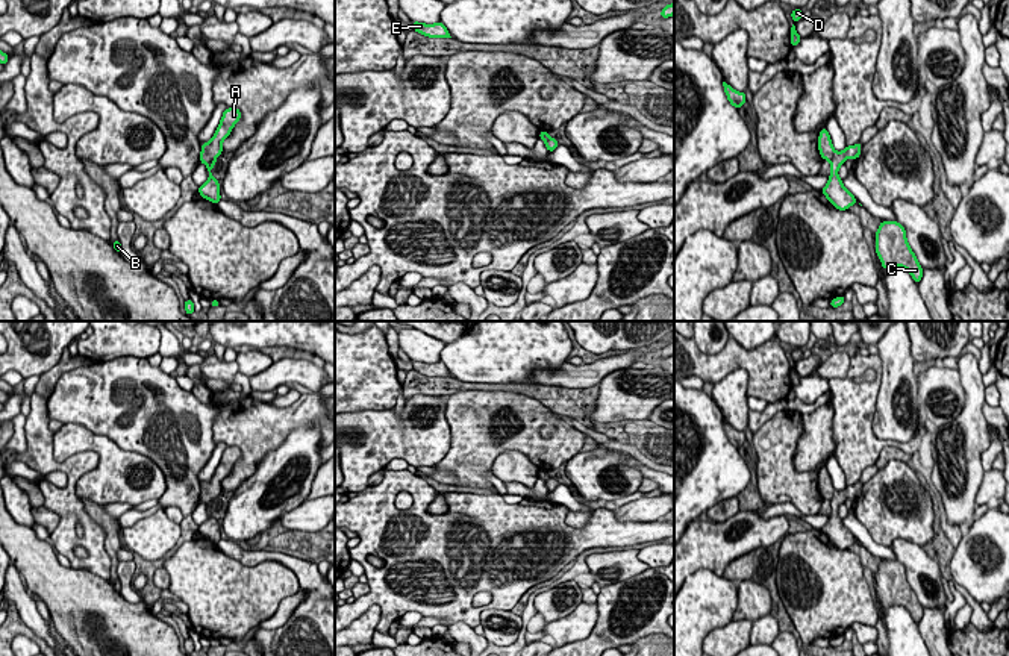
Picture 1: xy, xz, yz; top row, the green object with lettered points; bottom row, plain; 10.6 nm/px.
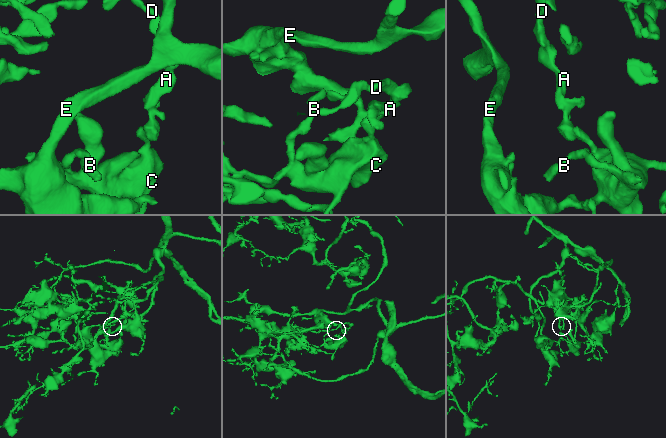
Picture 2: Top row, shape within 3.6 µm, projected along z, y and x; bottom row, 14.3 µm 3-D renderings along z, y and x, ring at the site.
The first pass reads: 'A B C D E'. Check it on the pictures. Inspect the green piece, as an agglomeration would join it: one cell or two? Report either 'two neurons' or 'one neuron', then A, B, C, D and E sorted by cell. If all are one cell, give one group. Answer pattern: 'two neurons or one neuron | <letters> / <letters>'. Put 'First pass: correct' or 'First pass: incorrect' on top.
First pass: incorrect
two neurons | A D / B C E

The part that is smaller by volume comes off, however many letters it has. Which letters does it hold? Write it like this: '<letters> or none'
A, D

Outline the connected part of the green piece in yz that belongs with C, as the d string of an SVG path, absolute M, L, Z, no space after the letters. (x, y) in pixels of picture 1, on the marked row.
M882 221L876 232L874 248L879 255L883 270L891 267L903 267L909 271L918 285L923 279L923 267L907 244L906 230L898 221Z

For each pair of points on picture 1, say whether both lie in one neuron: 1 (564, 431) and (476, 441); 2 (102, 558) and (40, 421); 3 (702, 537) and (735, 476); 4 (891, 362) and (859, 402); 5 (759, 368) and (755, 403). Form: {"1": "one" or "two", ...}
{"1": "one", "2": "one", "3": "two", "4": "two", "5": "two"}

